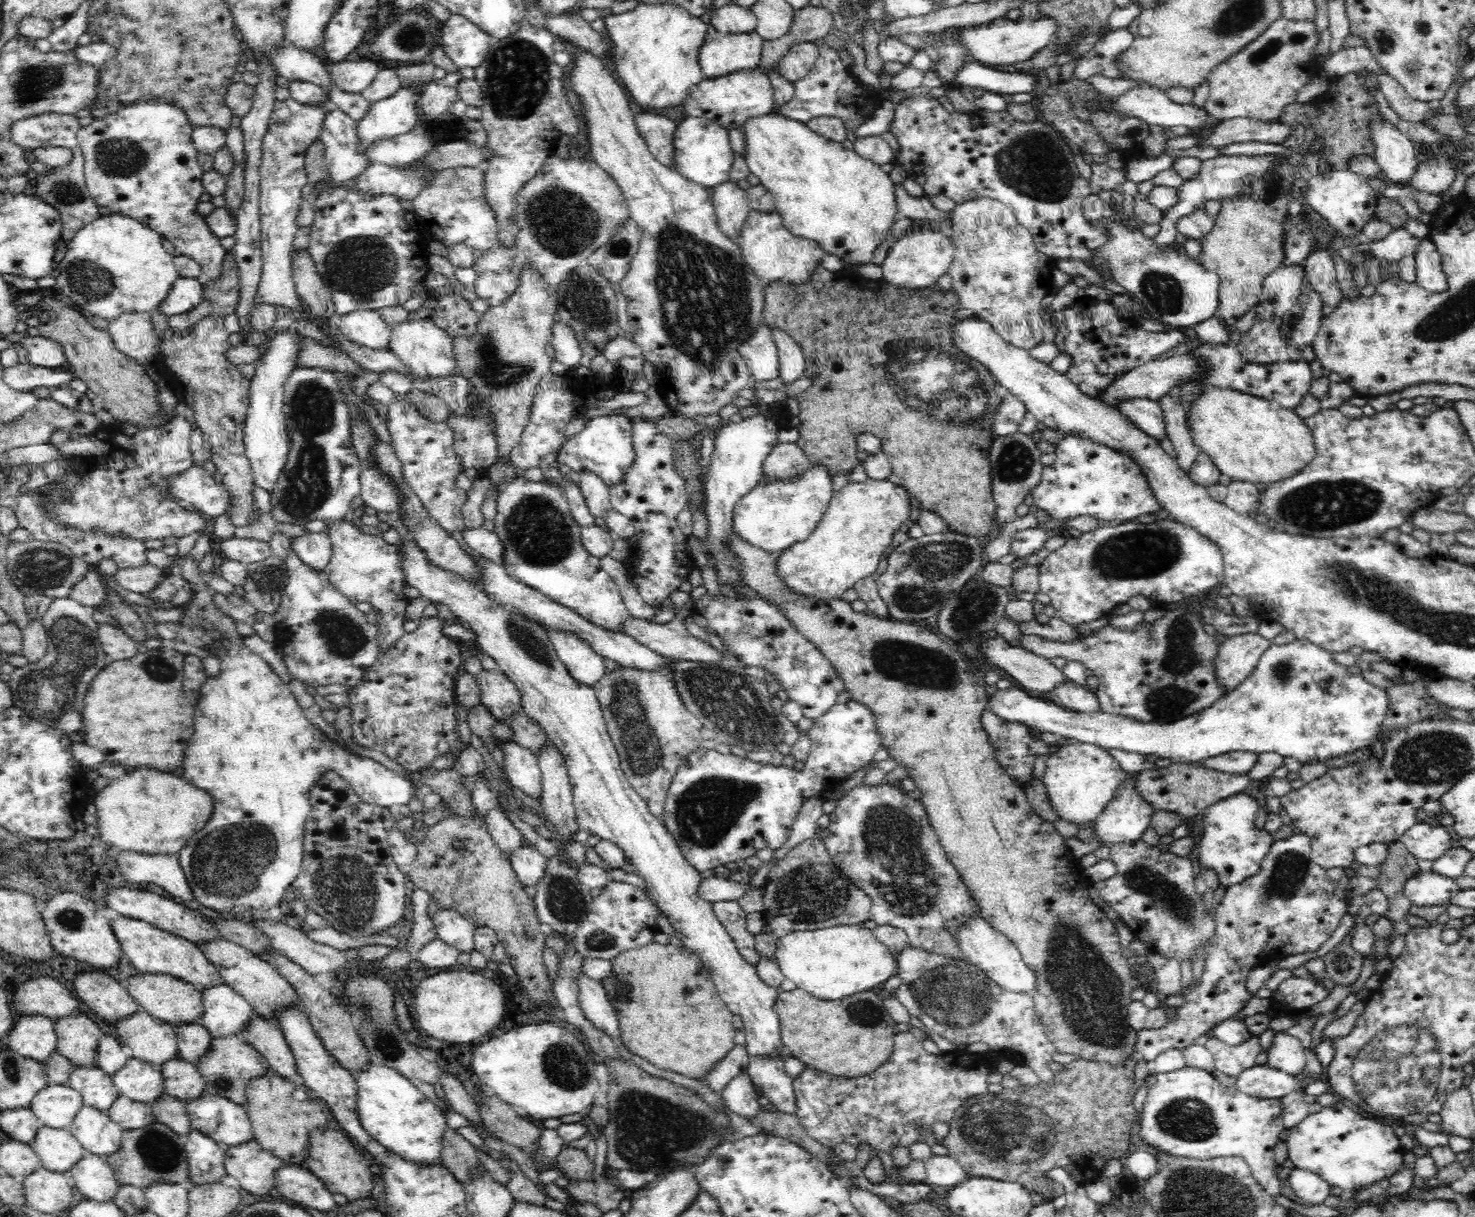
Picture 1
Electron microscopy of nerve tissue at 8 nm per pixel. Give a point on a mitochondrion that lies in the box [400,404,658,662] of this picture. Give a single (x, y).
(538, 533)

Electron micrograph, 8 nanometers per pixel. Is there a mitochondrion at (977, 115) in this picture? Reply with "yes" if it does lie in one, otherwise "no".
no

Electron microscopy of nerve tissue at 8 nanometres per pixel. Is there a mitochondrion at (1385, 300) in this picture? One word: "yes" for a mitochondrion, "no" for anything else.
no

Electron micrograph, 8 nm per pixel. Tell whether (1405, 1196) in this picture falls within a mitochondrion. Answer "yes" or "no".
no

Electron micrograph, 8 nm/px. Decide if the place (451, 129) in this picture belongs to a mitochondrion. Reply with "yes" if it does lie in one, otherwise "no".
no

